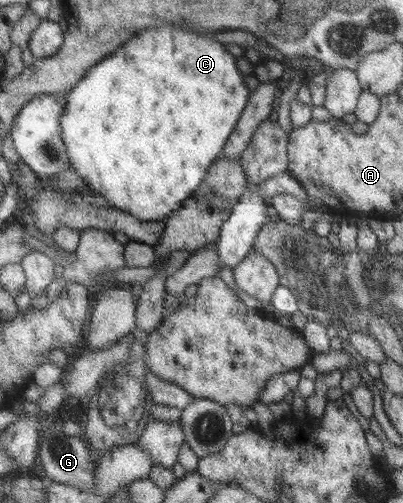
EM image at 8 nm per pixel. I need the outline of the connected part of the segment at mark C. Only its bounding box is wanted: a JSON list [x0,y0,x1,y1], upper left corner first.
[59,22,247,221]

